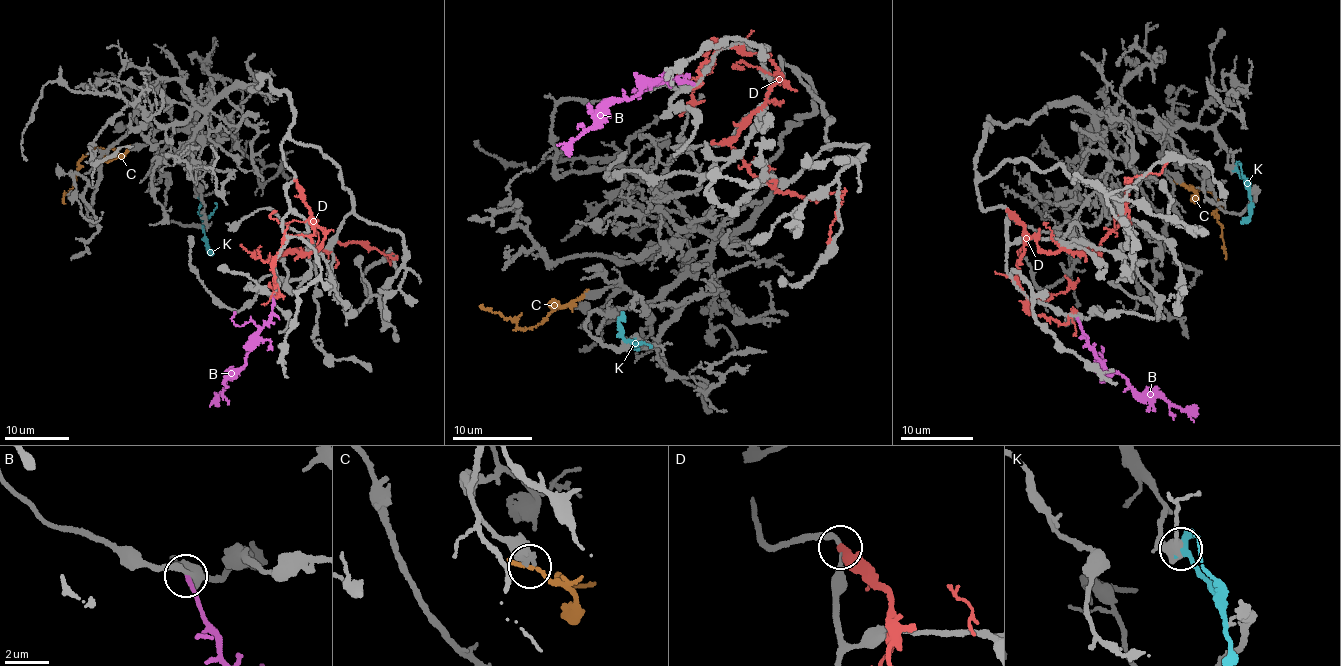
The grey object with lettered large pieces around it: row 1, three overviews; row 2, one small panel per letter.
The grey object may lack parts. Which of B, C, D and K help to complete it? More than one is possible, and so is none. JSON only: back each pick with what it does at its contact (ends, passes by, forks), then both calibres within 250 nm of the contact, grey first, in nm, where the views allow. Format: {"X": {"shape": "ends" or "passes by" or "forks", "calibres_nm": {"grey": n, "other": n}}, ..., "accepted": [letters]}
{"accepted": []}

